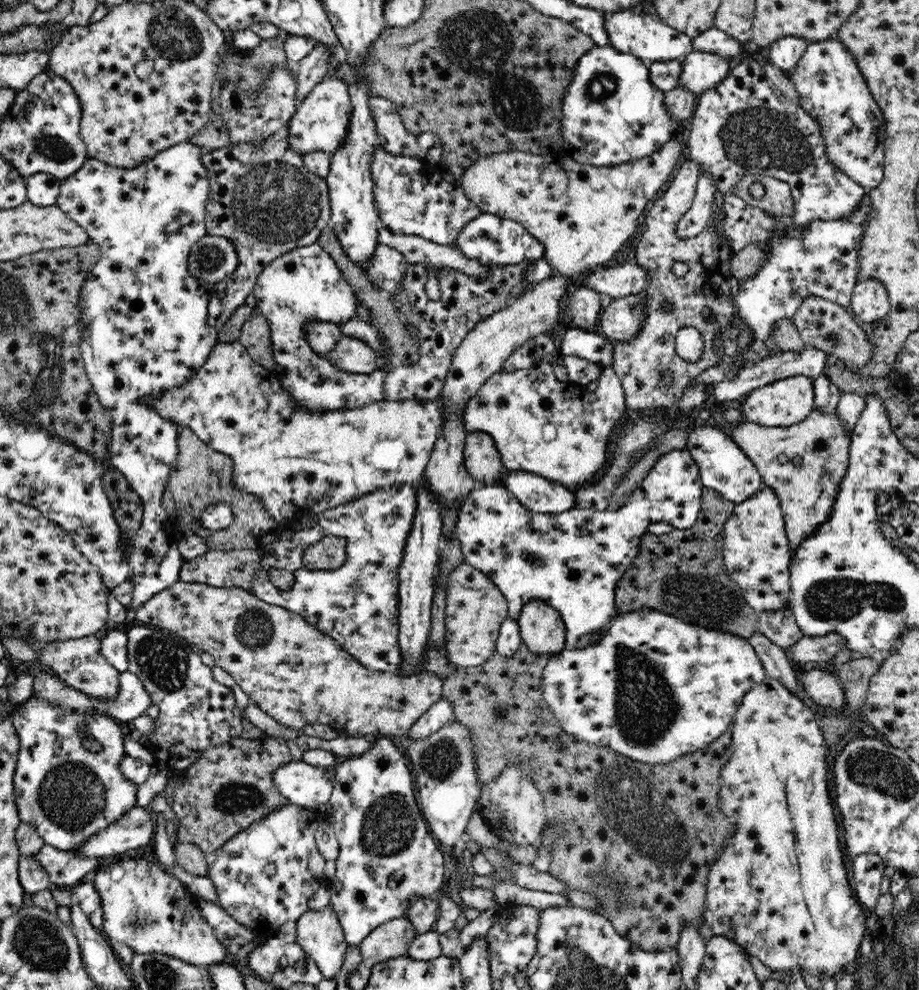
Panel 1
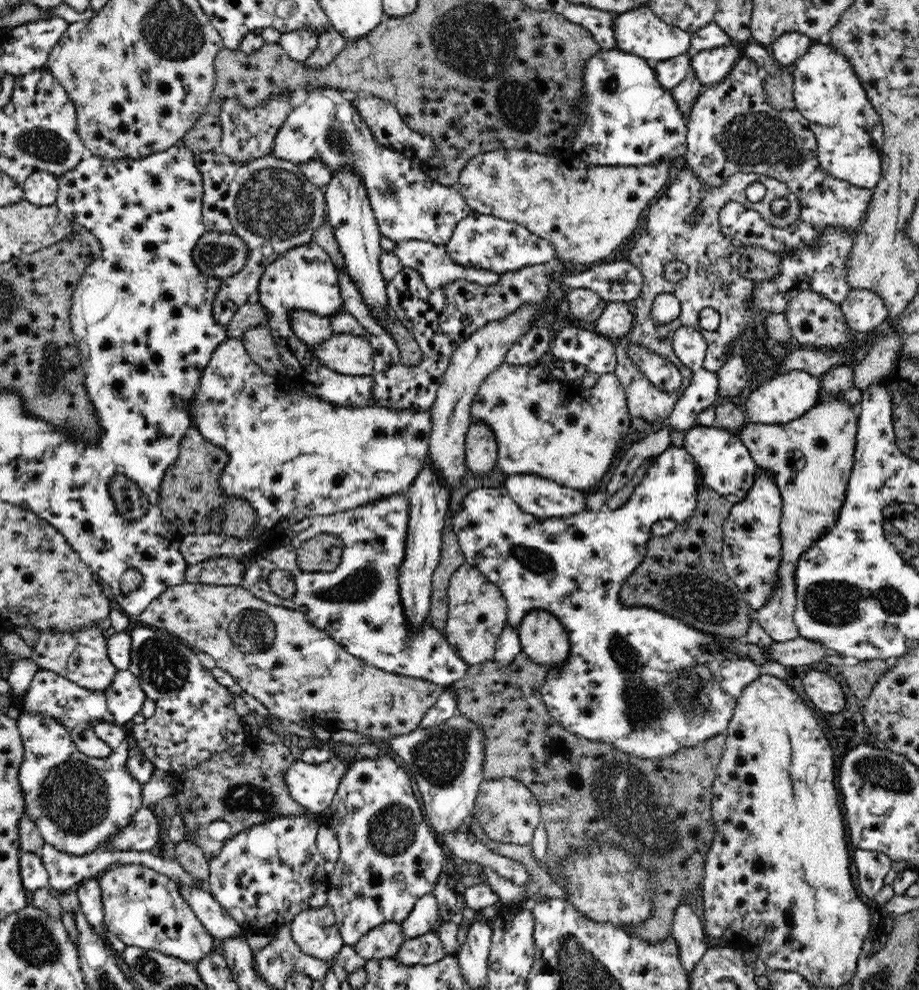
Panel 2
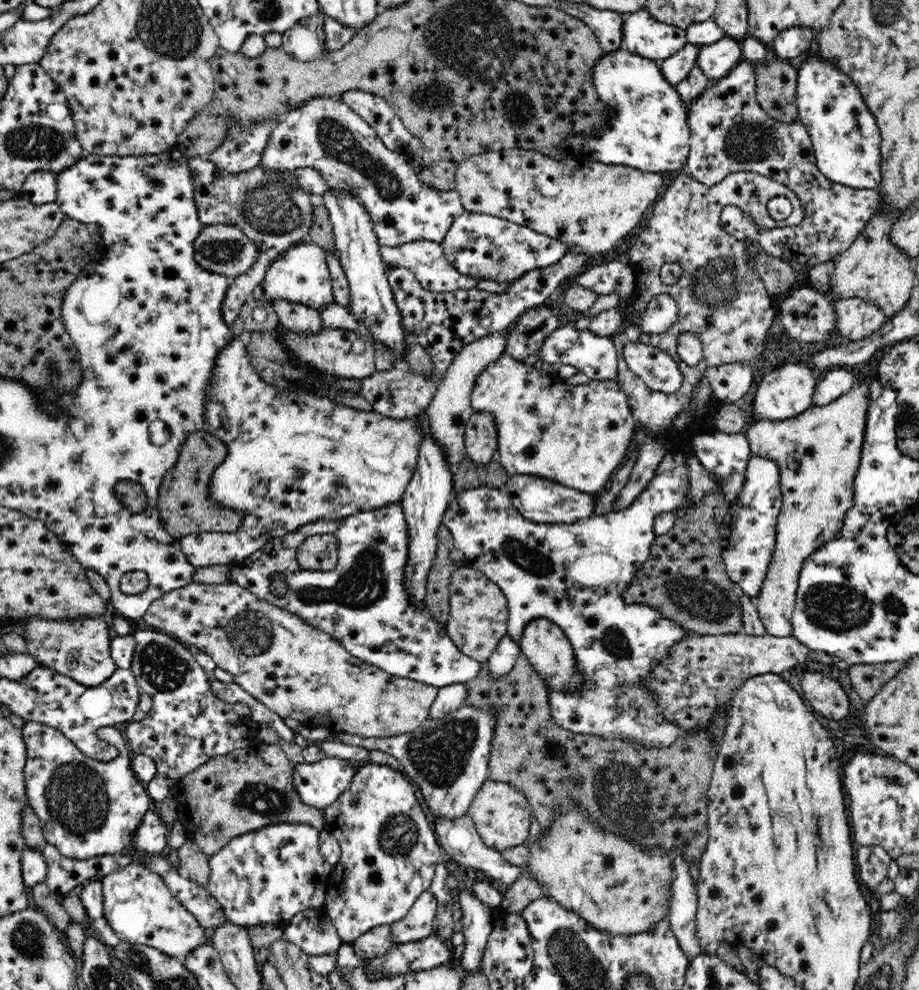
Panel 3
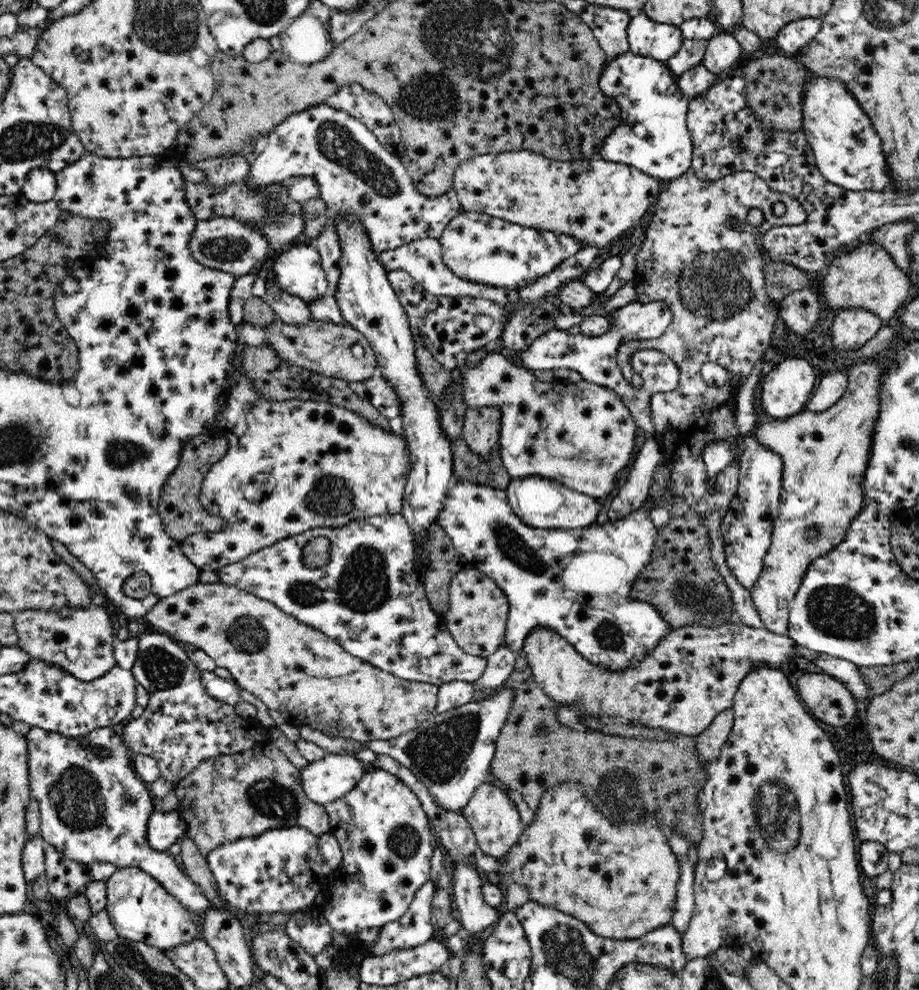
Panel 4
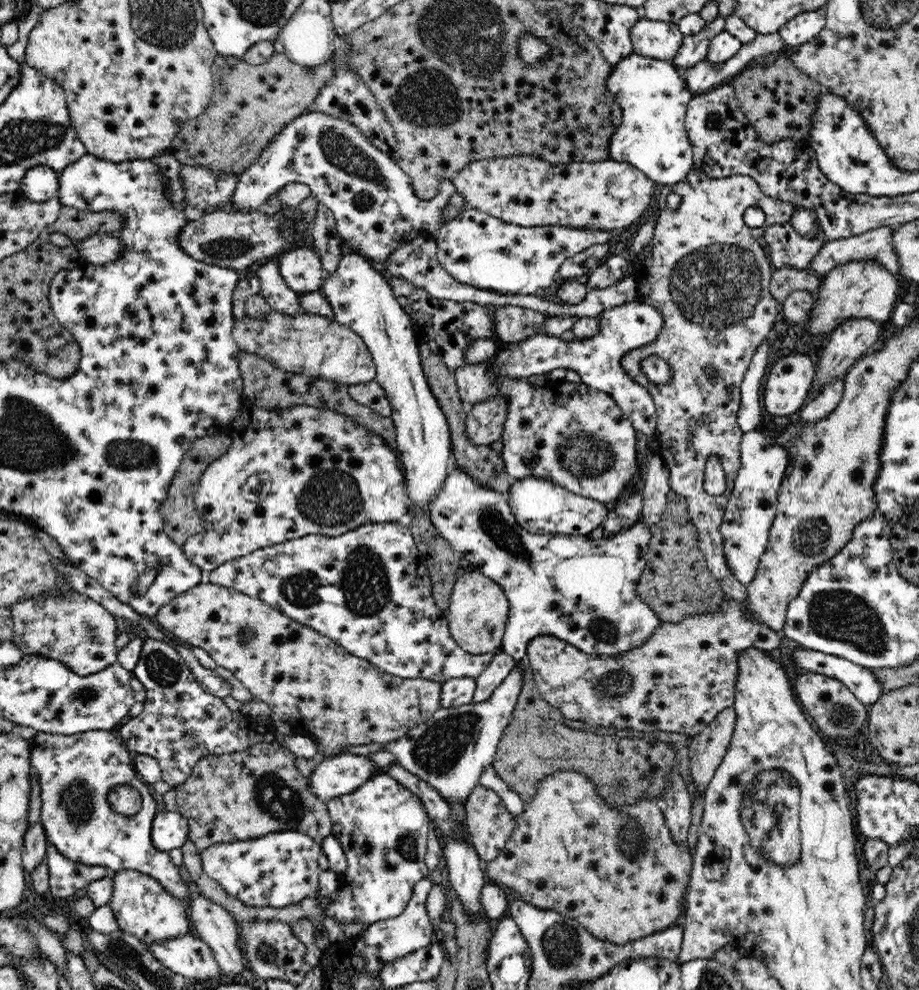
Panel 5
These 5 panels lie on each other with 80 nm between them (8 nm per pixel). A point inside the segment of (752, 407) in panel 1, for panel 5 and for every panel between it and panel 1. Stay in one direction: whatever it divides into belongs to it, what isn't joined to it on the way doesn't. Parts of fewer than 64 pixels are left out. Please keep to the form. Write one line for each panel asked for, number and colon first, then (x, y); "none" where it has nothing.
2: (785, 397)
3: (787, 391)
4: (786, 389)
5: (787, 386)

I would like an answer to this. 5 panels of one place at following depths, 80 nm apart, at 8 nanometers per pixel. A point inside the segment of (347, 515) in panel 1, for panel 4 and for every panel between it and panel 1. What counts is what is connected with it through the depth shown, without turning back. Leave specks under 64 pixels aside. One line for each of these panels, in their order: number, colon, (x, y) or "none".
2: (358, 604)
3: (362, 602)
4: (370, 598)

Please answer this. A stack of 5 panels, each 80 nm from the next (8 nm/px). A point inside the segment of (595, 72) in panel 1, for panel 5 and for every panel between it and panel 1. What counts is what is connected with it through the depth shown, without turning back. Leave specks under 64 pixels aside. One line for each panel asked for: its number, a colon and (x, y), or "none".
2: (628, 118)
3: (648, 130)
4: (653, 137)
5: (653, 96)

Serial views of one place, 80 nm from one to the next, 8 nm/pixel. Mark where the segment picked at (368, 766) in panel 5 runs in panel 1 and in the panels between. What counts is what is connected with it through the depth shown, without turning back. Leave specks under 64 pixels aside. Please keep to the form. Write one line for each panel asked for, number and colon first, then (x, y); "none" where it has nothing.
1: (303, 784)
2: (313, 786)
3: (319, 784)
4: (328, 779)

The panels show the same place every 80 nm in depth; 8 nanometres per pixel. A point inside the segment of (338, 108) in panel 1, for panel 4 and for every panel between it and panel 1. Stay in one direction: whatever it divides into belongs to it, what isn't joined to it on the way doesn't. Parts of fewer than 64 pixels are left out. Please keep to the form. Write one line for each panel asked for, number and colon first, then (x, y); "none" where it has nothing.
2: (408, 204)
3: (323, 133)
4: (356, 175)

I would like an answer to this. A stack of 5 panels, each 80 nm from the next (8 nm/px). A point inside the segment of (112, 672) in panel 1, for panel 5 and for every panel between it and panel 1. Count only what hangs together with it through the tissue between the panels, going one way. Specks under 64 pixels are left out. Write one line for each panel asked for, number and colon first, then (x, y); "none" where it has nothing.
2: (81, 656)
3: (81, 649)
4: (79, 641)
5: (72, 628)

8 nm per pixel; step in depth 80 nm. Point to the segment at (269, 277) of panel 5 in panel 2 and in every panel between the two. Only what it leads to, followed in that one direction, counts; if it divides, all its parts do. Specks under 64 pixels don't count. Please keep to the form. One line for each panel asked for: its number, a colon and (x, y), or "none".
2: (313, 329)
3: (300, 319)
4: (292, 310)

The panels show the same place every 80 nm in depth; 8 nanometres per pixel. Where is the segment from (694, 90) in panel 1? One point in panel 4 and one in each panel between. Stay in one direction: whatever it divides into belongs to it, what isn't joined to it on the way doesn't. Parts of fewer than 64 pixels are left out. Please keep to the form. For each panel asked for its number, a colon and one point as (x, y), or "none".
2: (711, 66)
3: (717, 60)
4: (723, 52)

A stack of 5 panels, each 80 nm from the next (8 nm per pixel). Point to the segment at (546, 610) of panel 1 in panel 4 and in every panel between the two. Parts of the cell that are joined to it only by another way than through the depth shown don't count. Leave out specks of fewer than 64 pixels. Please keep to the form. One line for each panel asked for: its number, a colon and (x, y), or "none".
2: (543, 638)
3: (545, 645)
4: (692, 674)

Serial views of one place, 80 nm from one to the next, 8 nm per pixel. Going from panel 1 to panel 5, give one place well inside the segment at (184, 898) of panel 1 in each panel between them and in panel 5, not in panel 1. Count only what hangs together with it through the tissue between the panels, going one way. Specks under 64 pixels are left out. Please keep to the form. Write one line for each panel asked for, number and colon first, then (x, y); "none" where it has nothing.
2: (142, 907)
3: (138, 905)
4: (140, 908)
5: (142, 906)

